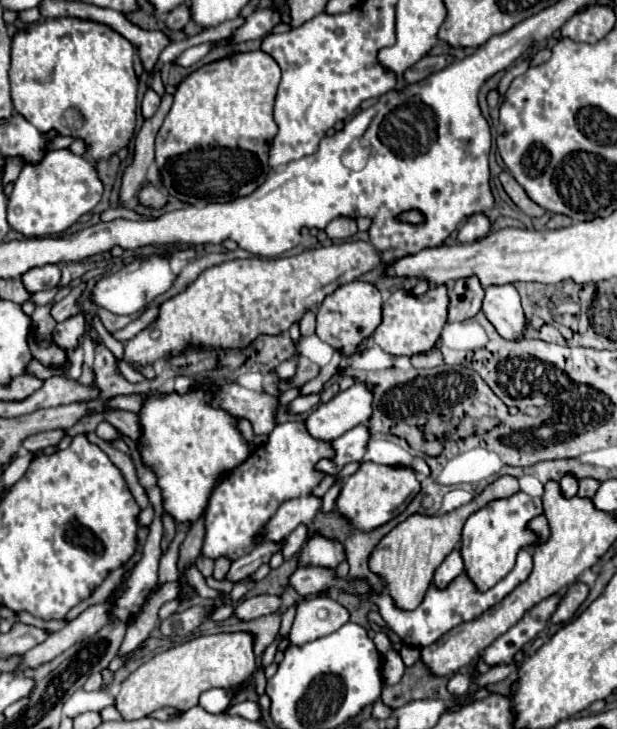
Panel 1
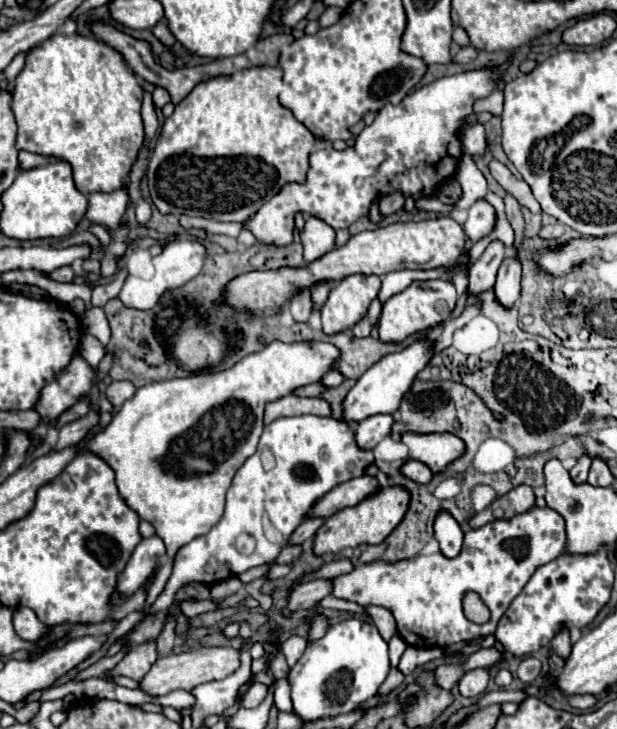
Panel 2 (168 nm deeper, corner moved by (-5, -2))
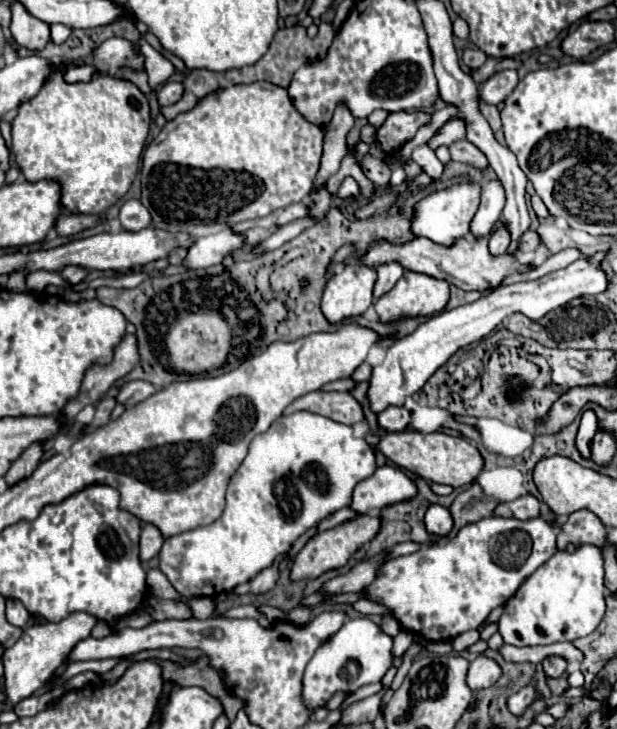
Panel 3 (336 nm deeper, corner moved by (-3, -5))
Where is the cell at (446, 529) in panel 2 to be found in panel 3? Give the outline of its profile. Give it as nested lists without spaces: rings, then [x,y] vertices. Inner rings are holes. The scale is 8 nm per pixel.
[[[432,504],[428,510],[426,510],[426,518],[424,518],[424,524],[426,524],[426,530],[430,534],[436,534],[440,538],[446,538],[454,526],[454,520],[452,520],[452,514],[448,508],[444,506],[438,506],[438,504]]]

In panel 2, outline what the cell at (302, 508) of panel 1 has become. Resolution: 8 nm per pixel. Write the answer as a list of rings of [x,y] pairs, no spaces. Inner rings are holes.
[[[362,475],[346,483],[340,483],[312,507],[310,517],[330,517],[344,507],[358,505],[362,499],[374,495],[378,489],[380,489],[378,477],[370,477],[370,475]]]

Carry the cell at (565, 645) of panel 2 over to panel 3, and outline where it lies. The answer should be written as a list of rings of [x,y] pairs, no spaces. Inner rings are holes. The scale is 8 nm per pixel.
[[[548,656],[542,660],[542,666],[546,676],[562,676],[566,672],[568,662],[562,656]]]

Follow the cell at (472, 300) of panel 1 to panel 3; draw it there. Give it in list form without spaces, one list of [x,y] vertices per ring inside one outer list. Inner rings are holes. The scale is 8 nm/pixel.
[[[502,226],[500,230],[496,230],[496,232],[490,236],[490,240],[488,240],[488,250],[490,250],[492,256],[502,256],[502,254],[506,252],[508,244],[510,244],[510,234],[506,234],[506,228]]]

